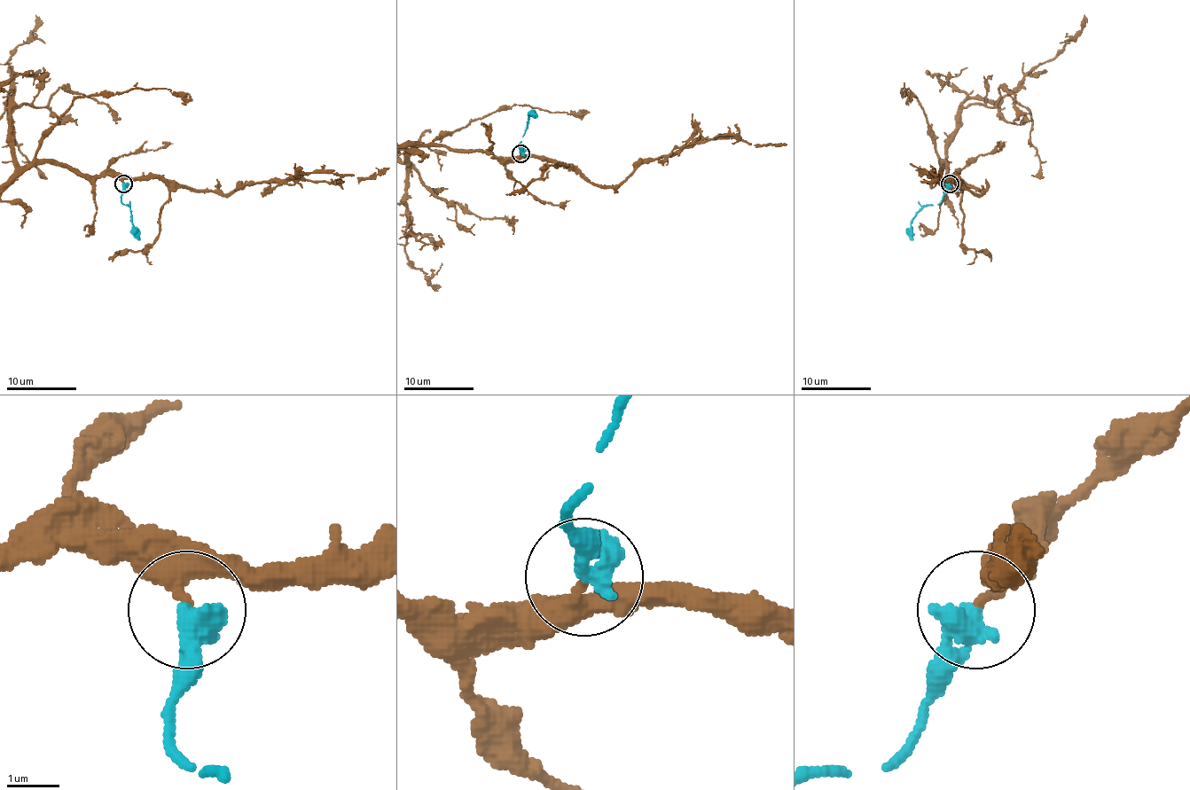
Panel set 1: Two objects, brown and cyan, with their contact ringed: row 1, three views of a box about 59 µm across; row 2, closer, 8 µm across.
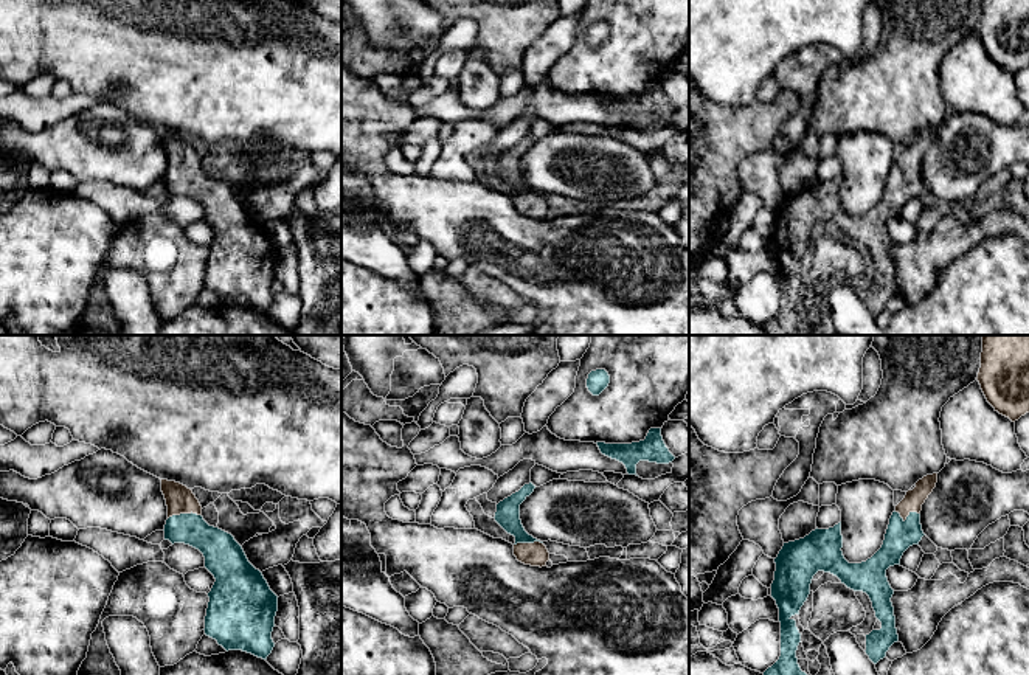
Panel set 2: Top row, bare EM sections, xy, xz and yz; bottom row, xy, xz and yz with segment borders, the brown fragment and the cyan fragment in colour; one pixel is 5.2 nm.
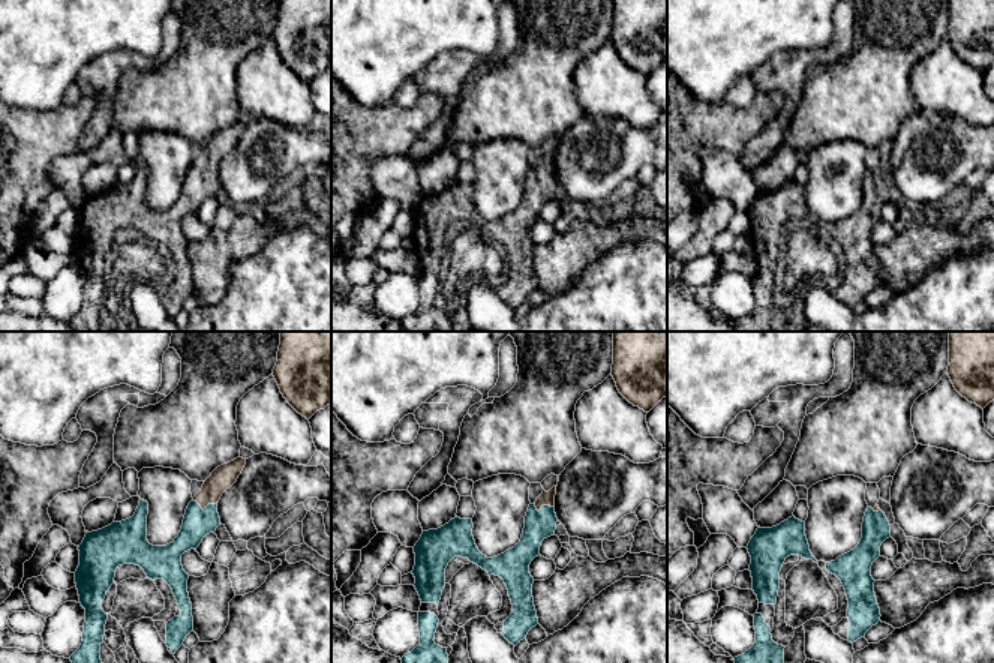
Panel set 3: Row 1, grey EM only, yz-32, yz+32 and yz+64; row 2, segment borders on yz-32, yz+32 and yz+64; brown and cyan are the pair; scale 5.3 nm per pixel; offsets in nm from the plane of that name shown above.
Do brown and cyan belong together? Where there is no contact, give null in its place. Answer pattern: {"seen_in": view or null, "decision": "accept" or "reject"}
{"seen_in": "xy", "decision": "accept"}

